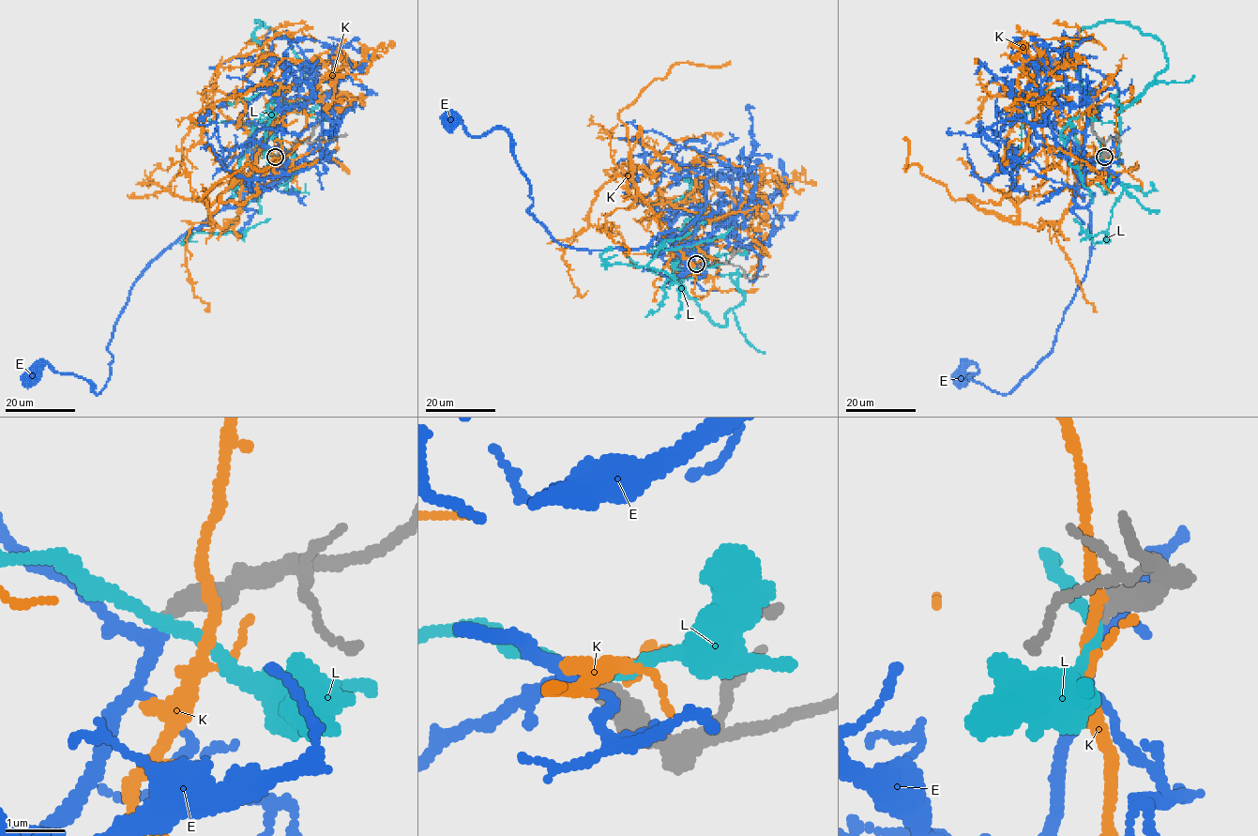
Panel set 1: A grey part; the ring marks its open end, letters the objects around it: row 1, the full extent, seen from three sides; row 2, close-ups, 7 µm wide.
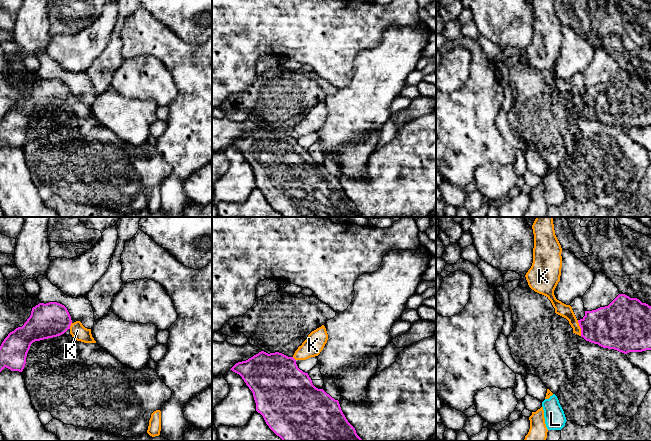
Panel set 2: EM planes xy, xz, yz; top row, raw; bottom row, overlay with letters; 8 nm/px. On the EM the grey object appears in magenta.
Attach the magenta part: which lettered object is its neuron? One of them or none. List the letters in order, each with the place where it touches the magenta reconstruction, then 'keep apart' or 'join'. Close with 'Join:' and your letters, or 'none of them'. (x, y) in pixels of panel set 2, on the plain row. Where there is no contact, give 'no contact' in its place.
E: no contact; join
K: meets magenta in yz at (580, 103); keep apart
L: no contact; keep apart
Join: E

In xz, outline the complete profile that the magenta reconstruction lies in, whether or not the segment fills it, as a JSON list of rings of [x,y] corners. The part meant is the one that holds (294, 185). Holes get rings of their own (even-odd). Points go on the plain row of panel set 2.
[[[261,127],[246,137],[236,139],[230,146],[242,153],[253,169],[256,187],[263,192],[269,204],[282,217],[363,217],[346,195],[339,177],[332,174],[323,165],[316,164],[308,149],[298,144],[293,133],[279,128],[268,130]]]

